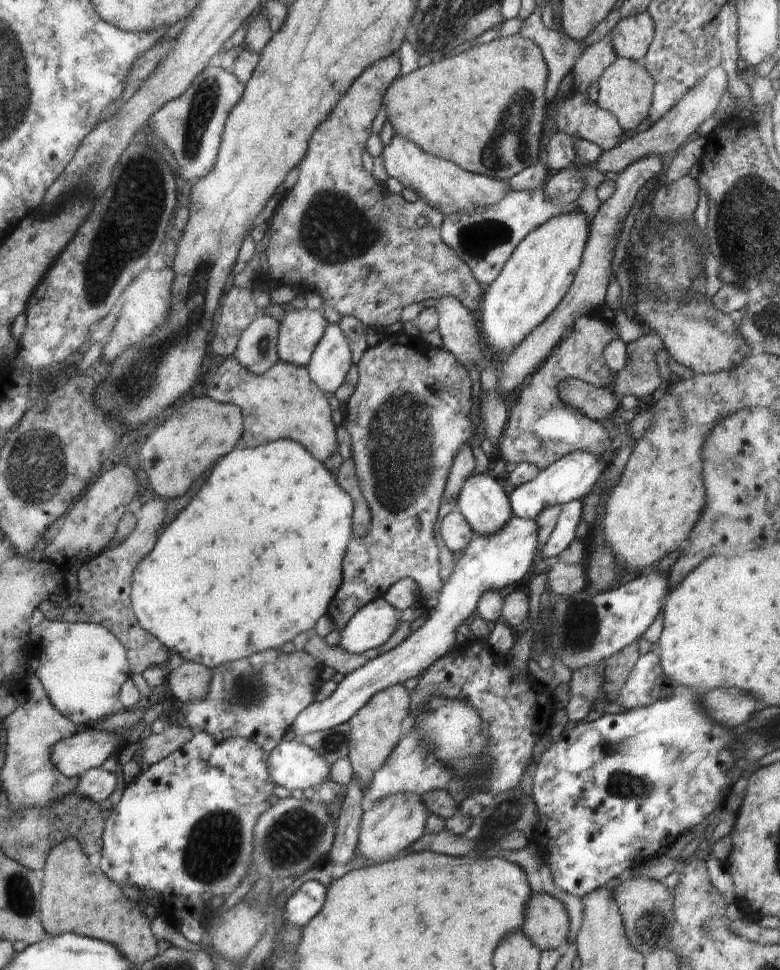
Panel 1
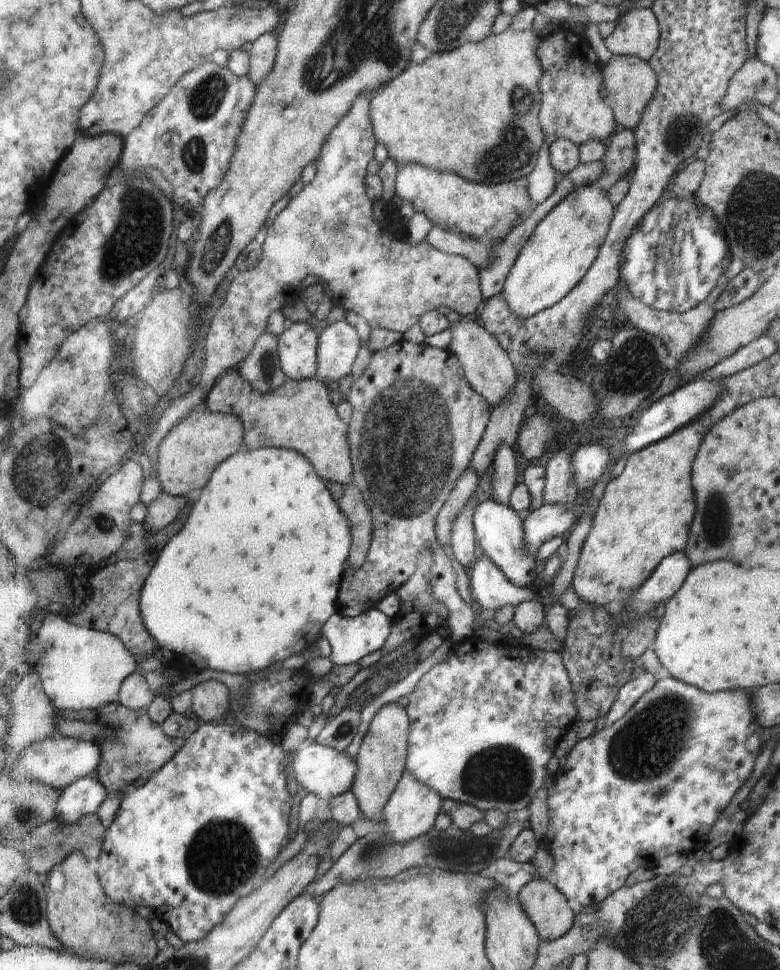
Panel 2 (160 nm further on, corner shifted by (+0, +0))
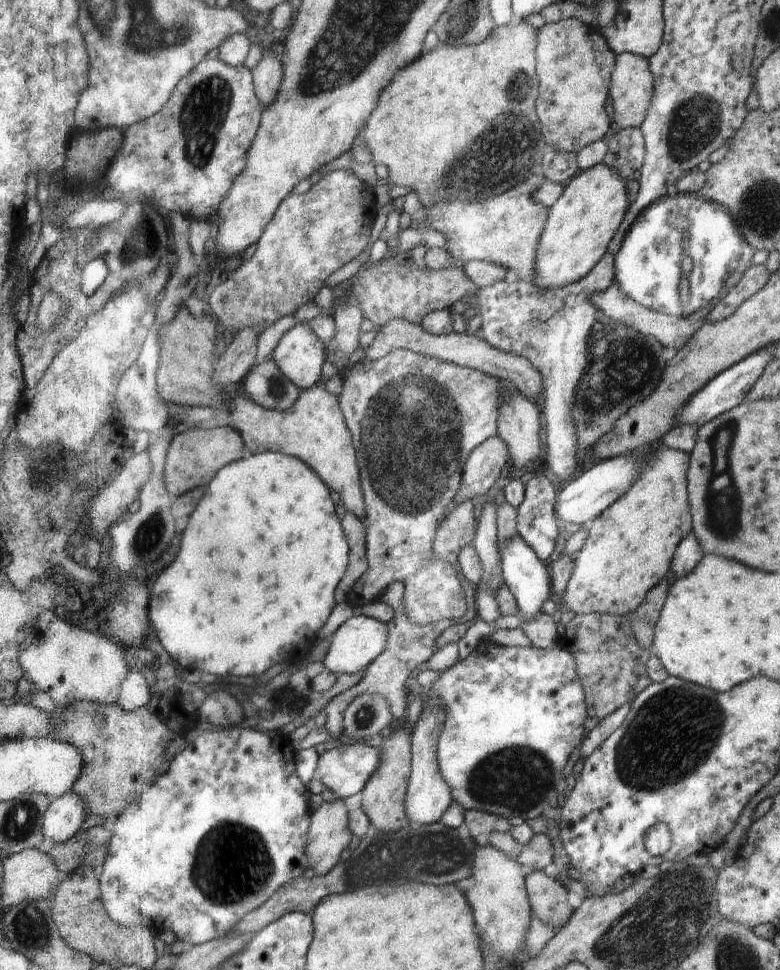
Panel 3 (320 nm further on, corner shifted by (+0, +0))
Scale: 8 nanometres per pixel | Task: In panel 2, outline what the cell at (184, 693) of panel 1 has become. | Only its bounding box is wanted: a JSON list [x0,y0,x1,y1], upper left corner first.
[192,679,231,722]

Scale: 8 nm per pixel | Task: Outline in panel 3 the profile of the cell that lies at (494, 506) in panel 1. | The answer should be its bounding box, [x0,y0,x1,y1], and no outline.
[498,536,551,623]

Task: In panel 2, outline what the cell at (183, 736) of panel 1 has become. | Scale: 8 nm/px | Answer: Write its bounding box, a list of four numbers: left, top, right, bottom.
[90,703,188,798]

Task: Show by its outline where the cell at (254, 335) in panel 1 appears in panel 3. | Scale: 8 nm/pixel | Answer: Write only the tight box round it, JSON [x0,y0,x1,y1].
[242,358,302,411]

